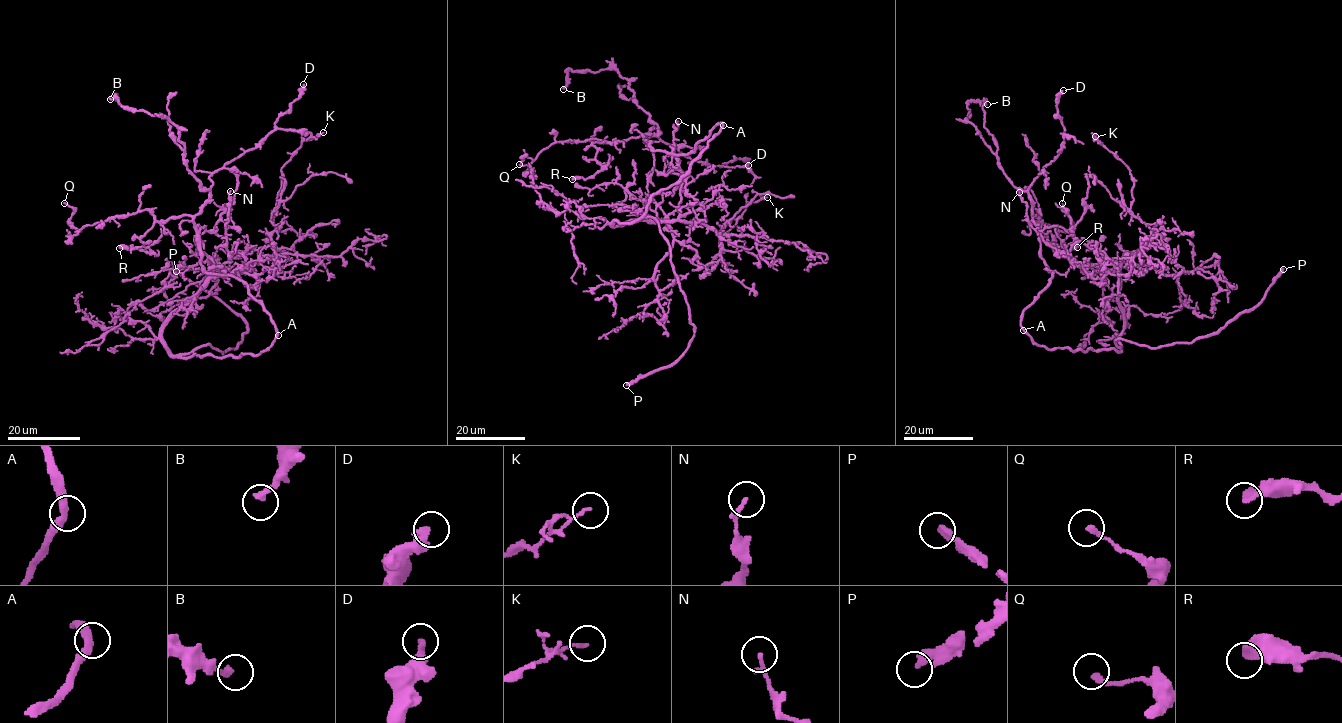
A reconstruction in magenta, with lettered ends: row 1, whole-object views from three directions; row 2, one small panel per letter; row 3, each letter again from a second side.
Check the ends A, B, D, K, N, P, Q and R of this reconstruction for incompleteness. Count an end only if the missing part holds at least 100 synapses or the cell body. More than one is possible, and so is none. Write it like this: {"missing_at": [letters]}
{"missing_at": ["P"]}

